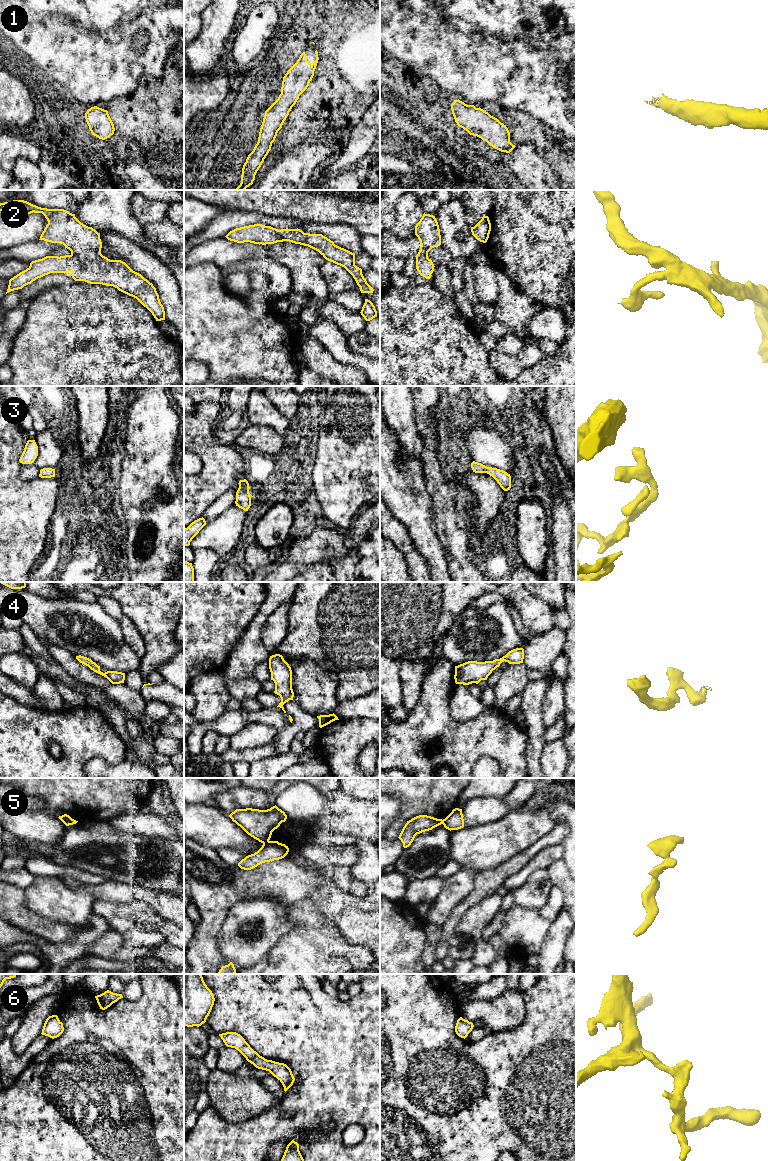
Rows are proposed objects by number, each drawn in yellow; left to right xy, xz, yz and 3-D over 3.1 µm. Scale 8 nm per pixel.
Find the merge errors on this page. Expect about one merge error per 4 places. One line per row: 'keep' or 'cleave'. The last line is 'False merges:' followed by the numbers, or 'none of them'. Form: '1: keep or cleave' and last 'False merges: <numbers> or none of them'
1: keep
2: keep
3: keep
4: keep
5: cleave
6: keep
False merges: 5

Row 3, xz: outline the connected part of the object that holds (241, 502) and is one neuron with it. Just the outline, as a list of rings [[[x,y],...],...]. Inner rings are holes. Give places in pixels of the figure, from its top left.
[[[246,479],[239,481],[239,488],[236,492],[235,504],[244,511],[248,511],[251,506],[251,496],[249,493],[249,483]]]

